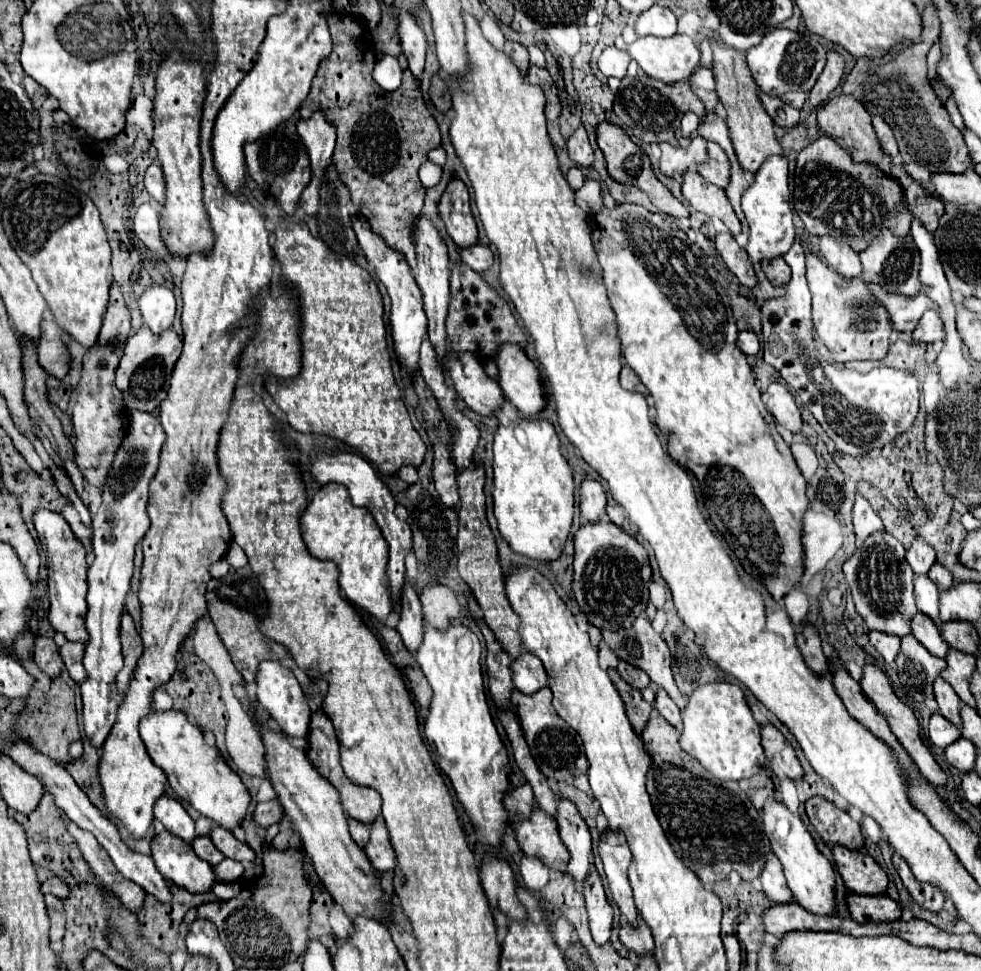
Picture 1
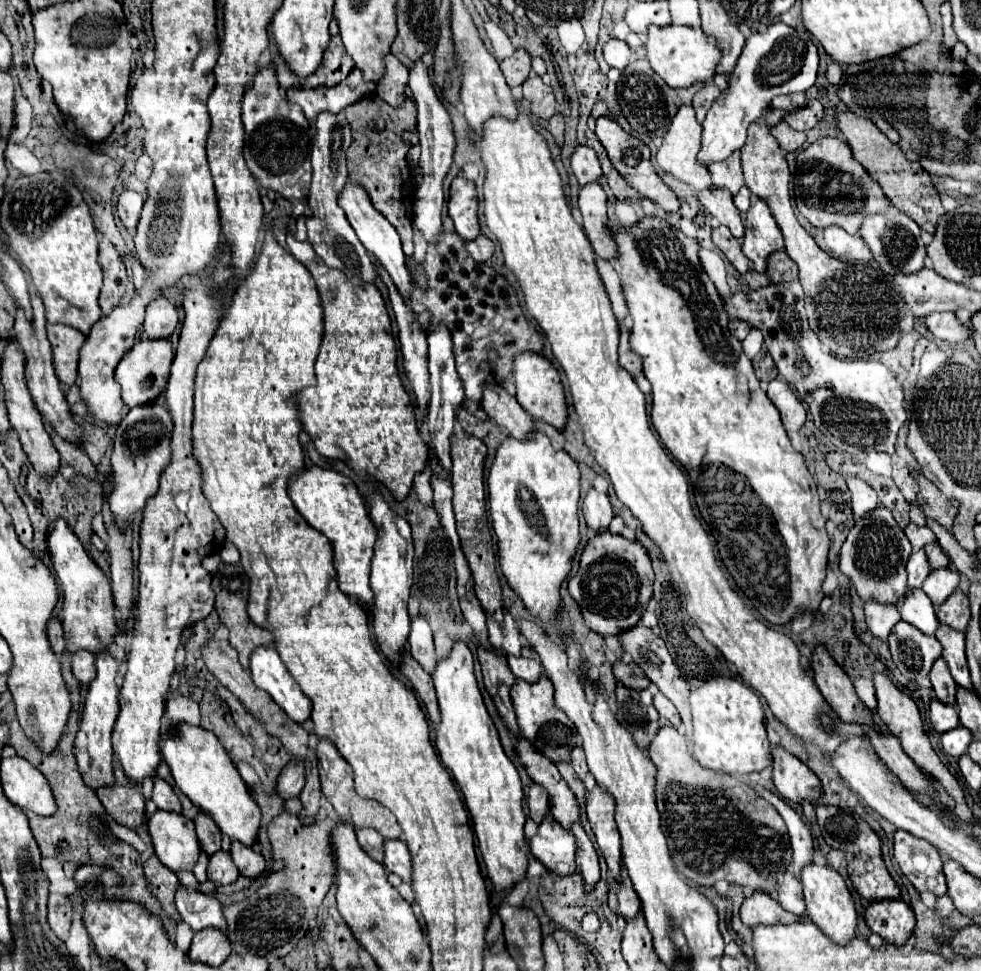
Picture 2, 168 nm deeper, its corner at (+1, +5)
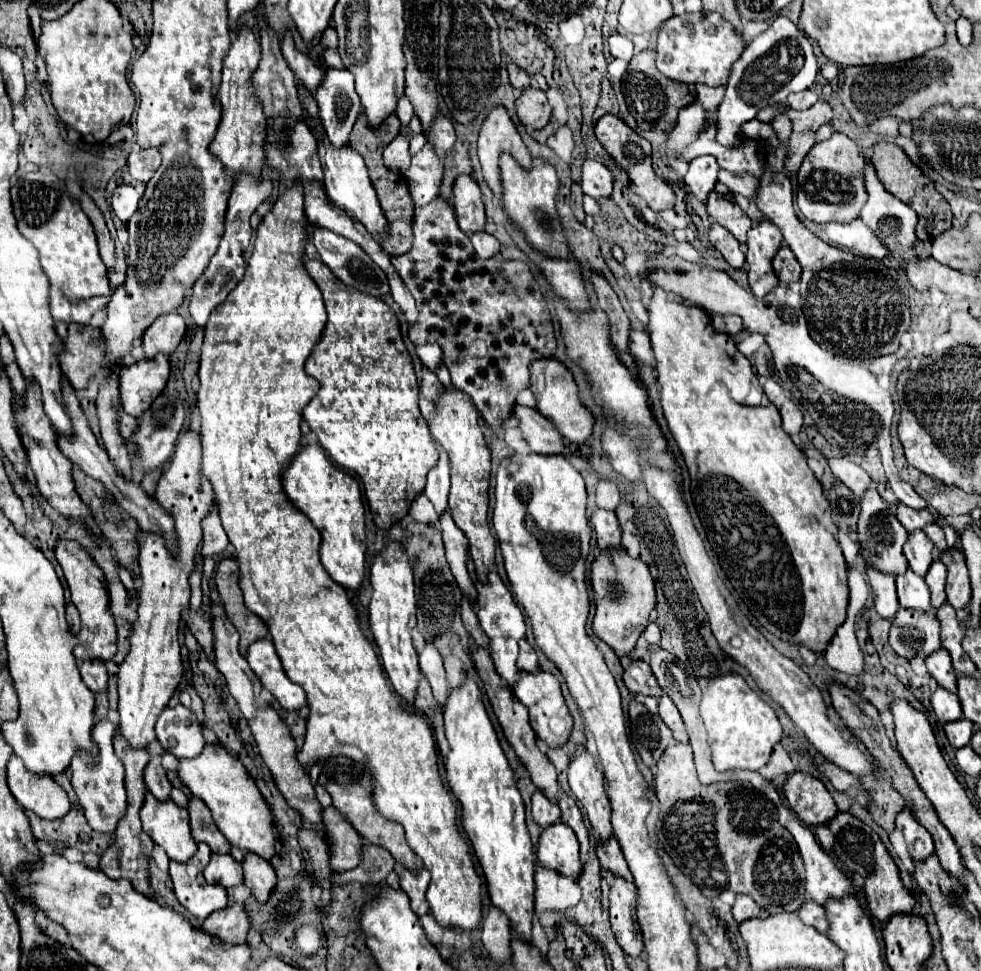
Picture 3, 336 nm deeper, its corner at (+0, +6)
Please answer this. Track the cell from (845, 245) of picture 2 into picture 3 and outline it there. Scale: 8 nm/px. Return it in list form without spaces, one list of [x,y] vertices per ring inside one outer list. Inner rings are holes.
[[[855,219],[851,223],[827,223],[825,233],[831,245],[839,249],[853,251],[871,259],[885,259],[889,255],[887,247],[861,219]]]

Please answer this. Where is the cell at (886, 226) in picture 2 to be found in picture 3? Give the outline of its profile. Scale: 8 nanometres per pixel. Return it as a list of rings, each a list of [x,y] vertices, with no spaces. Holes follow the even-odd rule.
[[[867,157],[865,159],[865,169],[863,169],[863,179],[865,179],[865,189],[867,189],[867,203],[863,205],[861,209],[861,219],[867,227],[873,229],[875,235],[879,235],[879,239],[883,243],[887,243],[887,249],[891,253],[905,253],[905,251],[911,251],[913,249],[913,243],[915,243],[915,225],[917,225],[917,213],[907,207],[905,203],[901,203],[897,197],[893,197],[891,193],[887,193],[887,189],[883,187],[883,183],[879,181],[877,173],[875,173],[875,167],[871,163],[871,159]]]

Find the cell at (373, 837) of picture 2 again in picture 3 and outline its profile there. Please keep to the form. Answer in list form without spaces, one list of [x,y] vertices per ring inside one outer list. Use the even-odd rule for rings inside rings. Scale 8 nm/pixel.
[[[367,843],[363,845],[363,859],[359,867],[355,867],[353,871],[345,871],[341,877],[333,877],[333,881],[341,885],[351,881],[359,881],[363,885],[381,883],[393,871],[393,865],[395,865],[395,859],[387,849]]]

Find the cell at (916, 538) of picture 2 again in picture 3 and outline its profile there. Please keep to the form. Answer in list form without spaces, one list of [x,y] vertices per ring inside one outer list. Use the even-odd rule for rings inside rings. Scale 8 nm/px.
[[[903,503],[897,505],[895,515],[897,515],[897,519],[901,521],[901,525],[903,525],[907,531],[923,529],[925,525],[929,525],[929,523],[935,521],[929,509],[913,509],[913,507],[907,507],[907,505],[903,505]]]

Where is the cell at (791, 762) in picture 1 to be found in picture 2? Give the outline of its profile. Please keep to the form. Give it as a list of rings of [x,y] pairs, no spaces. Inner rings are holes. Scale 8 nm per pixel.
[[[772,746],[772,780],[778,794],[790,802],[812,802],[822,794],[816,774],[784,746]]]

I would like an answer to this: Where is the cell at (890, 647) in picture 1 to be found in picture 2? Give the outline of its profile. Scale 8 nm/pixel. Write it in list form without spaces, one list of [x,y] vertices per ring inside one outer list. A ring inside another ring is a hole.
[[[866,602],[864,612],[868,630],[880,640],[886,640],[892,634],[892,628],[900,622],[896,606],[878,606],[878,602]]]

